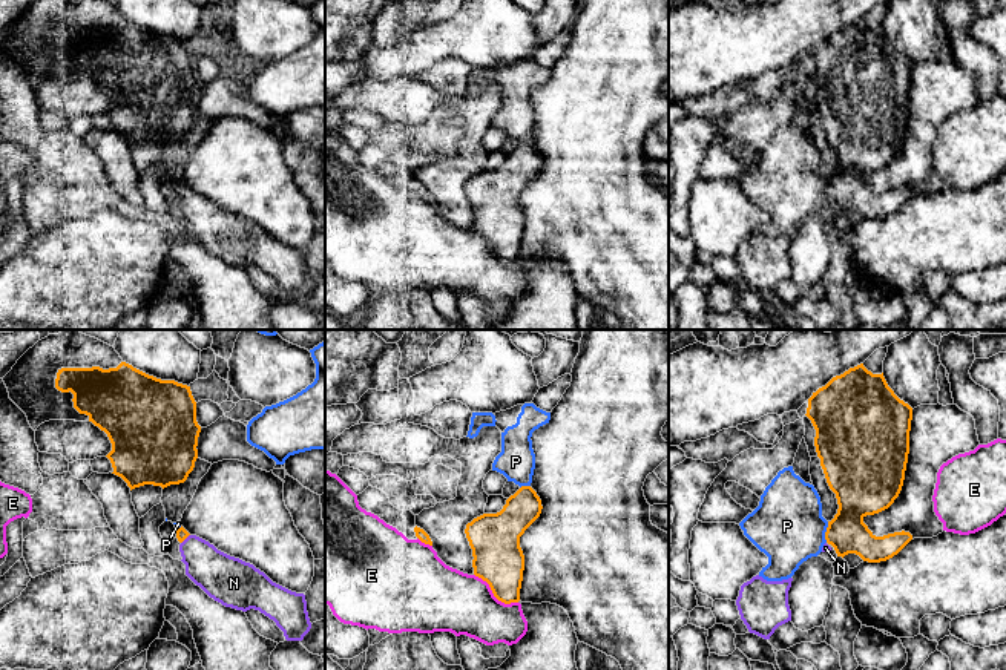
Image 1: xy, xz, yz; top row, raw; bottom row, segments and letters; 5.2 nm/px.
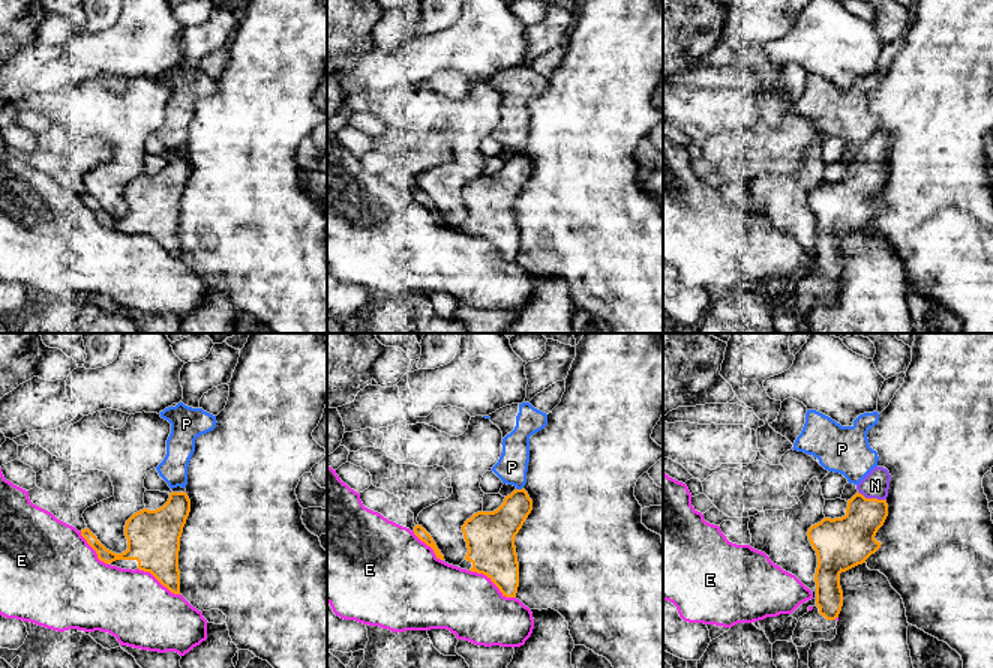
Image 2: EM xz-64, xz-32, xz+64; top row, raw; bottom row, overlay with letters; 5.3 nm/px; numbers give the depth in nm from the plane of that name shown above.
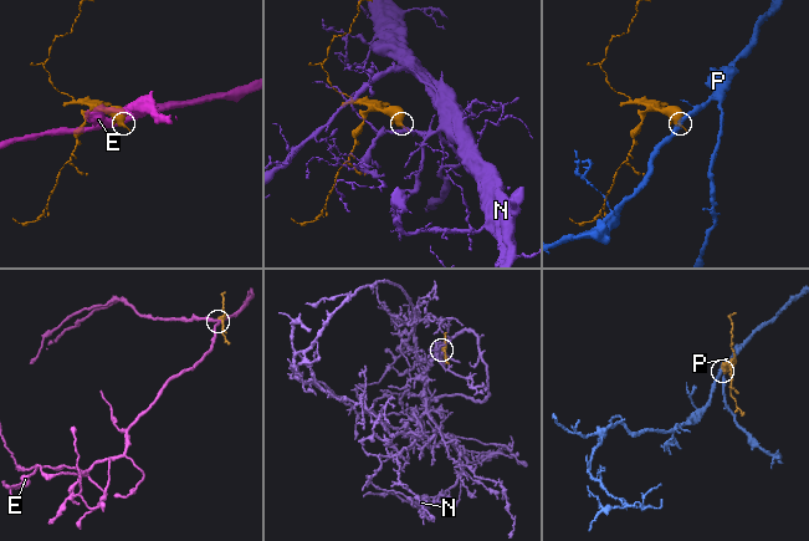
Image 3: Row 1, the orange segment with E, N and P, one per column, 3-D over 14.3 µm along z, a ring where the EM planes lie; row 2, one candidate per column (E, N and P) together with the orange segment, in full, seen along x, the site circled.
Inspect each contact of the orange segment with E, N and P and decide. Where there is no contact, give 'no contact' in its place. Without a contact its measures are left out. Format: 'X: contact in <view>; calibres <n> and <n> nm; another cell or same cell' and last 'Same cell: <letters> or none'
E: contact in xz; calibres 260 and 340 nm; another cell
N: contact in xy; calibres 60 and 220 nm; same cell
P: contact in yz; calibres 220 and 380 nm; another cell
Same cell: N

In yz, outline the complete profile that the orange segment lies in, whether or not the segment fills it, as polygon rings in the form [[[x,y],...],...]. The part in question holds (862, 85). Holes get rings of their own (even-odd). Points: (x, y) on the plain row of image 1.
[[[860,20],[813,49],[805,72],[816,86],[816,109],[839,161],[837,170],[828,178],[827,199],[842,215],[848,210],[856,210],[868,219],[893,215],[912,196],[912,192],[902,187],[876,193],[863,175],[888,166],[902,147],[912,64],[894,51],[883,29],[873,31]]]

